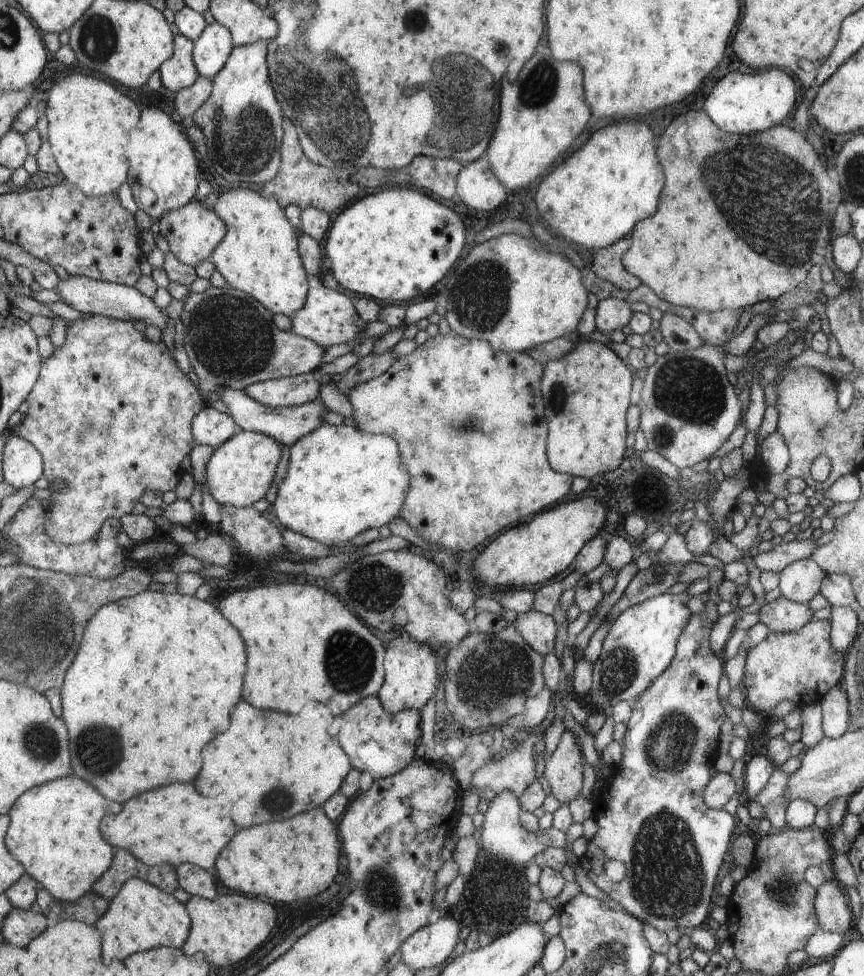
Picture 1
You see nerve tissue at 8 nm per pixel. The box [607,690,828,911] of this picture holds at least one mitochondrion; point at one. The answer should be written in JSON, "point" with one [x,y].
{"point":[669,747]}

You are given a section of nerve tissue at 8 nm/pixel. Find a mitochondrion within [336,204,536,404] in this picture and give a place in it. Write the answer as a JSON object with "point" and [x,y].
{"point":[480,299]}

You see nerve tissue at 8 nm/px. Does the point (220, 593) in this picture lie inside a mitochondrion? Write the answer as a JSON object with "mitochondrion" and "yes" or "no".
{"mitochondrion":"no"}

